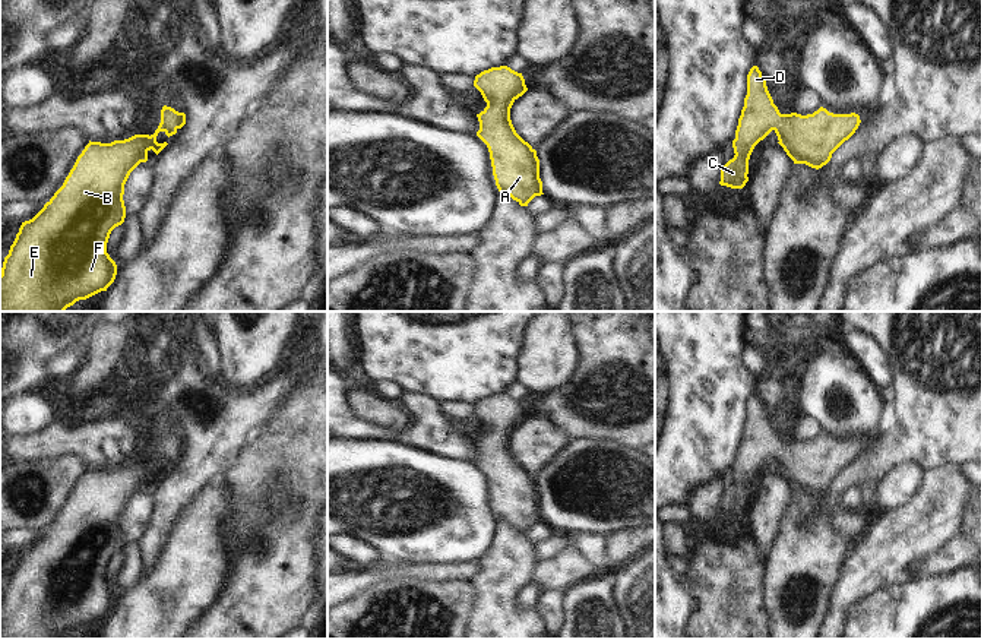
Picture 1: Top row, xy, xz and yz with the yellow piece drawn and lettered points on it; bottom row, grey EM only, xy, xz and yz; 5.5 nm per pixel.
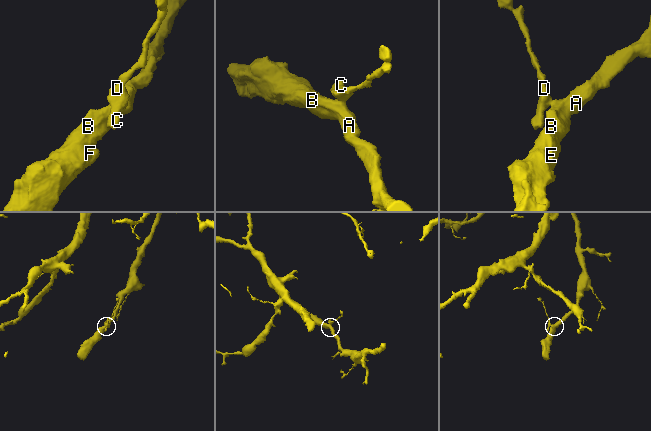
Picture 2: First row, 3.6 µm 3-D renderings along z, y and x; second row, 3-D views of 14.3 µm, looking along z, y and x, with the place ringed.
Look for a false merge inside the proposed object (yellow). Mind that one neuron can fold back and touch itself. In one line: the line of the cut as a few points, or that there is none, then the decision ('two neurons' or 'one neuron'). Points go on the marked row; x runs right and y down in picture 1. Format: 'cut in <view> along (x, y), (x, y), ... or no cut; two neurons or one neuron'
no cut; one neuron

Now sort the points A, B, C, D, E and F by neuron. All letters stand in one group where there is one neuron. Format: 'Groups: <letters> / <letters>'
Groups: A B C D E F

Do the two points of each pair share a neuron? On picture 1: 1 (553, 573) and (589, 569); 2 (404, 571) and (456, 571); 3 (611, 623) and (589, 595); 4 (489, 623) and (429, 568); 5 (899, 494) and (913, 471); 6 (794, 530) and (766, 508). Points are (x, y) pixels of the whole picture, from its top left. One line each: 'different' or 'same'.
1: same
2: same
3: same
4: different
5: same
6: different

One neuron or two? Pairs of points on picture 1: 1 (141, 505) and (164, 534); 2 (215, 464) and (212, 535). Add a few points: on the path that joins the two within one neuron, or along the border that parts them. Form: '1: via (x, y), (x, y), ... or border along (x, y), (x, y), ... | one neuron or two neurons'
1: border along (152, 490), (154, 519), (148, 532), (138, 541) | two neurons
2: border along (222, 478), (211, 483), (192, 505) | two neurons

